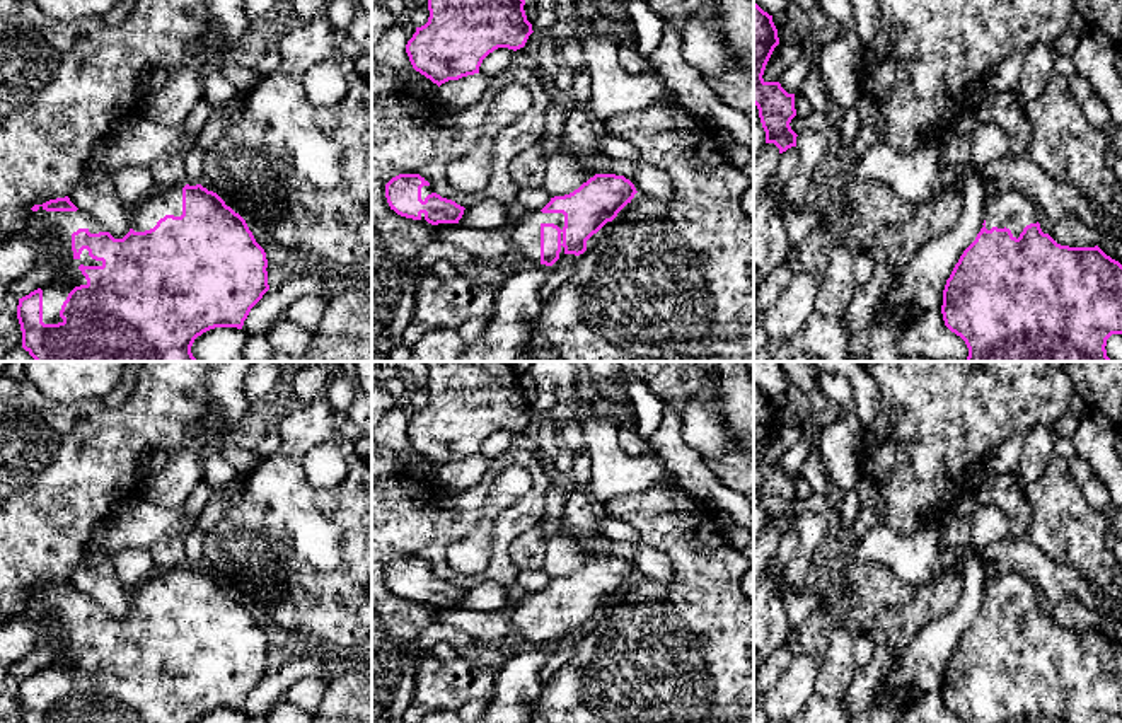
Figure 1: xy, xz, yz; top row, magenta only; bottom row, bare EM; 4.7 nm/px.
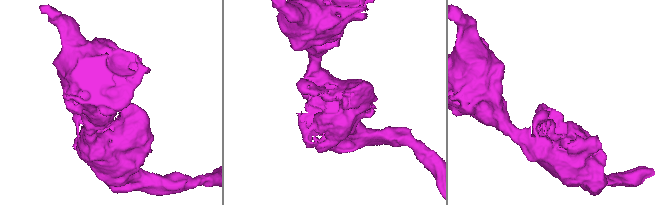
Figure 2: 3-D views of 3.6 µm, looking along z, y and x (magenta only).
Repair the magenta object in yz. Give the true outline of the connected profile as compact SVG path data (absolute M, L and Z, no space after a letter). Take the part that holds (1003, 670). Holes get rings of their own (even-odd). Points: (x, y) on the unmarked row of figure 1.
M1015 571L986 575L982 610L960 638L943 672L945 708L963 723L1107 723L1112 716L1122 716L1122 646L1098 628L1057 626L1042 614L1040 600L1038 588Z

